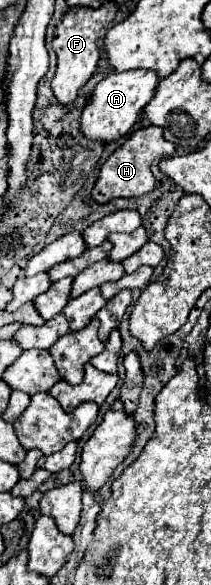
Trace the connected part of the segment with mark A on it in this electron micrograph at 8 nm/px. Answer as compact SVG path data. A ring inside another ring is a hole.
M145 69L107 75L101 83L97 83L97 87L91 95L91 101L87 103L87 107L83 109L83 113L79 117L81 135L85 135L87 139L93 139L93 141L111 143L111 141L117 141L119 137L123 137L125 133L129 133L129 129L139 121L145 103L149 103L149 99L153 97L157 83L159 83L157 73L145 71Z

